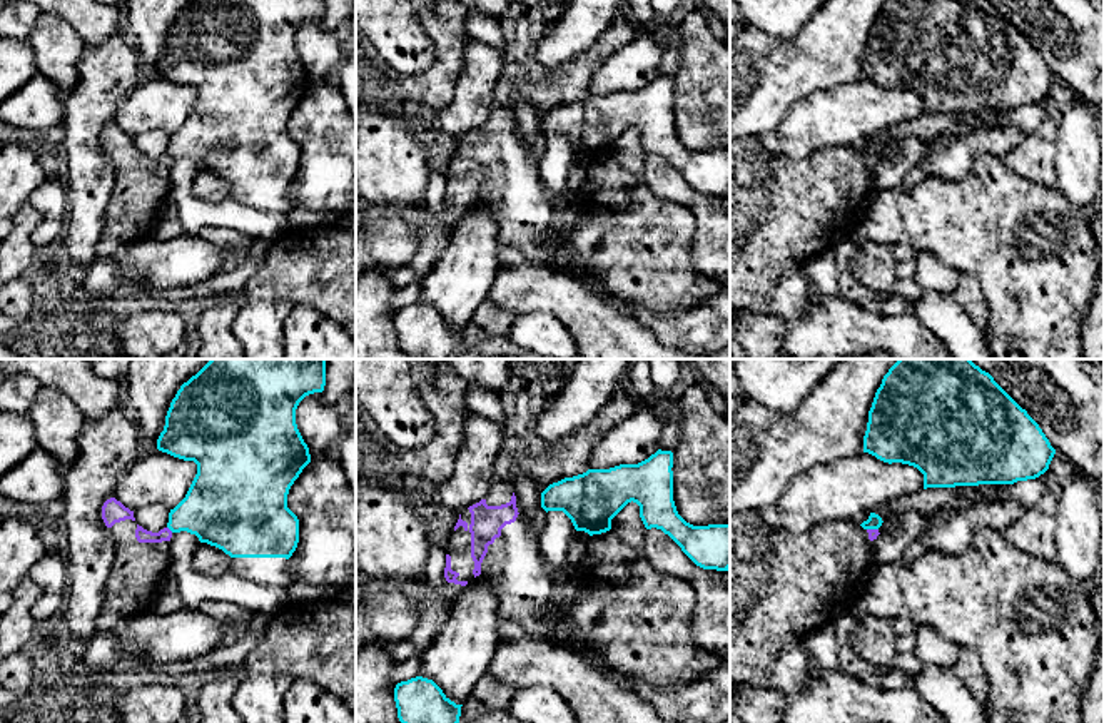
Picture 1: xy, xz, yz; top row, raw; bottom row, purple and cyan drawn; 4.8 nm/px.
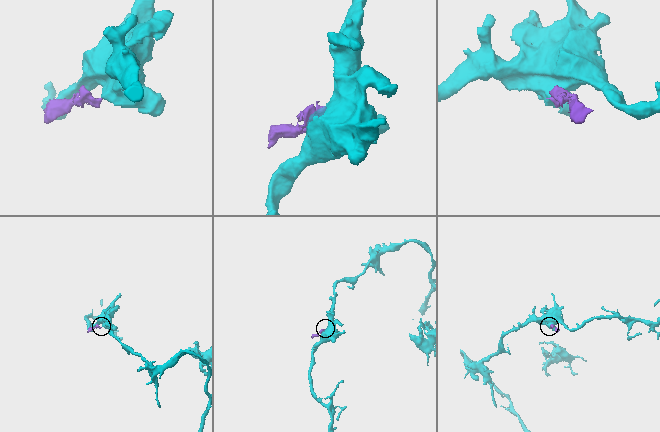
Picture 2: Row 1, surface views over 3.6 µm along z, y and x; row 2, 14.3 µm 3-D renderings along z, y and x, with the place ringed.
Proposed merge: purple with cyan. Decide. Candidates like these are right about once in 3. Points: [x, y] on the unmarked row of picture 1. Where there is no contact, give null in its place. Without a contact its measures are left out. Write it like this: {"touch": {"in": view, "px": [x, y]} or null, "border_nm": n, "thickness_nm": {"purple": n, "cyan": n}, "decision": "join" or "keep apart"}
{"touch": {"in": "xy", "px": [169, 156]}, "border_nm": 40, "thickness_nm": {"purple": 70, "cyan": 320}, "decision": "keep apart"}

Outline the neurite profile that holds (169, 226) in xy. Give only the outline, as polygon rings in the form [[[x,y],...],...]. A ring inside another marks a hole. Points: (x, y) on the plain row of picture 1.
[[[167,199],[160,207],[154,235],[160,240],[170,240],[180,234],[184,234],[184,229],[177,214],[177,205],[172,199]]]

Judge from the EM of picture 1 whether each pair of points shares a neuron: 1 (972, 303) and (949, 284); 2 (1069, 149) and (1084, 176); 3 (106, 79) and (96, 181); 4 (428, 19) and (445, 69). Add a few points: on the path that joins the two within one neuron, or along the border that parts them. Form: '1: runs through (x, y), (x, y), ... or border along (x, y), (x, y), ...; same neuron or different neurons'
1: runs through (969, 296), (959, 283), (956, 284); same neuron
2: runs through (1076, 156), (1078, 169); same neuron
3: runs through (92, 104), (89, 109), (89, 156); same neuron
4: runs through (441, 30), (445, 34), (445, 55); same neuron

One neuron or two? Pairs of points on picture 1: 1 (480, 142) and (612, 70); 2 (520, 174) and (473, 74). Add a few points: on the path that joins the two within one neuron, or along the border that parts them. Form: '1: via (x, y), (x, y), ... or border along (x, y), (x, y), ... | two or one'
1: border along (588, 80), (590, 94) | two
2: border along (500, 72), (490, 117), (463, 139) | two

